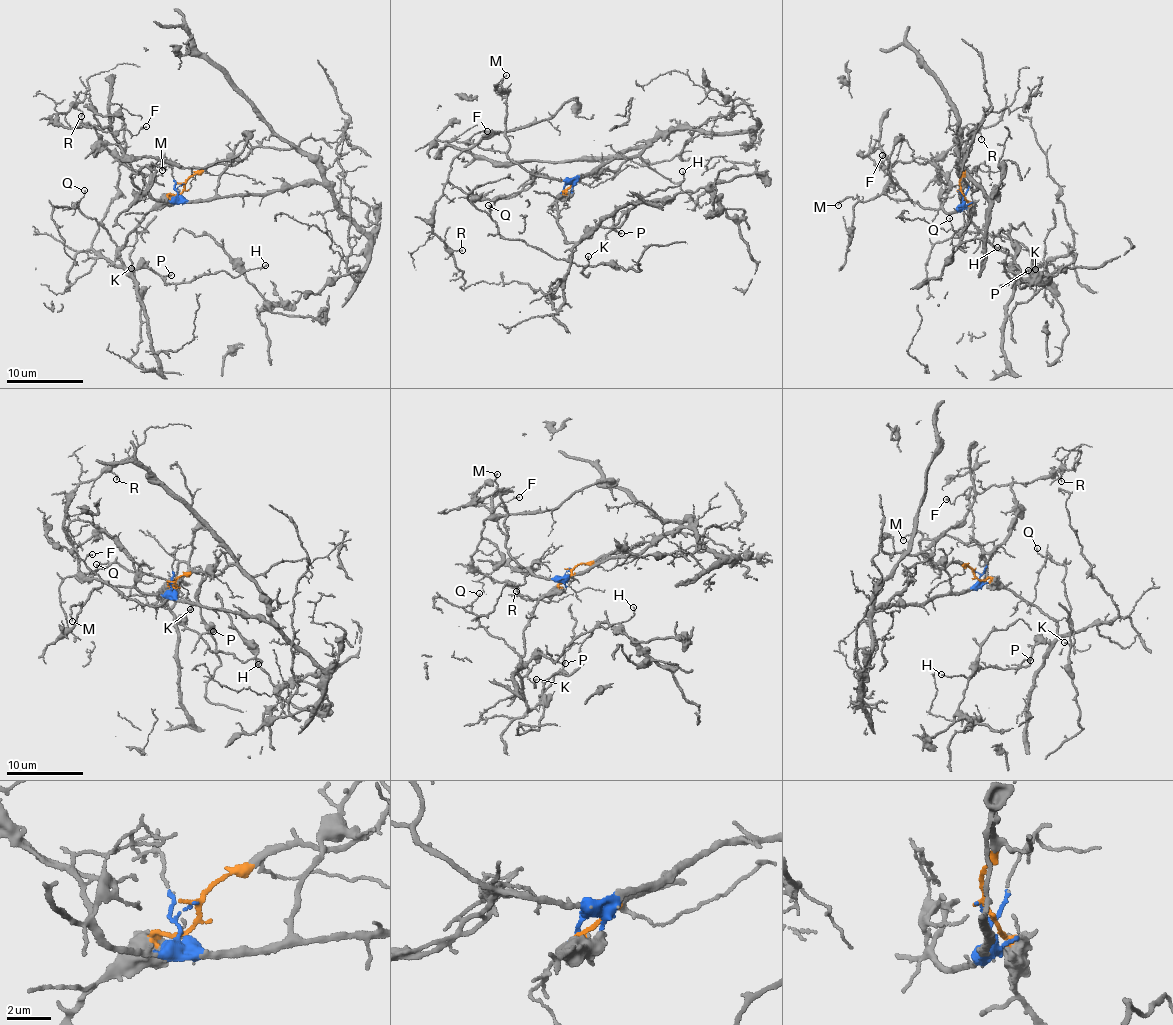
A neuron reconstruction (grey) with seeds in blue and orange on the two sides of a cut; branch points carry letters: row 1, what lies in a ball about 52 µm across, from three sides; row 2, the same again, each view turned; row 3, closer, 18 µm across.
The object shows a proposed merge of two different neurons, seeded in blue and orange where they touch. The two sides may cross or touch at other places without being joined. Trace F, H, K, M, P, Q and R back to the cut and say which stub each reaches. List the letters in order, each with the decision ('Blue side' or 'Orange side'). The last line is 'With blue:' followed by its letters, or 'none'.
F: Blue side
H: Orange side
K: Orange side
M: Blue side
P: Orange side
Q: Orange side
R: Blue side
With blue: F, M, R

